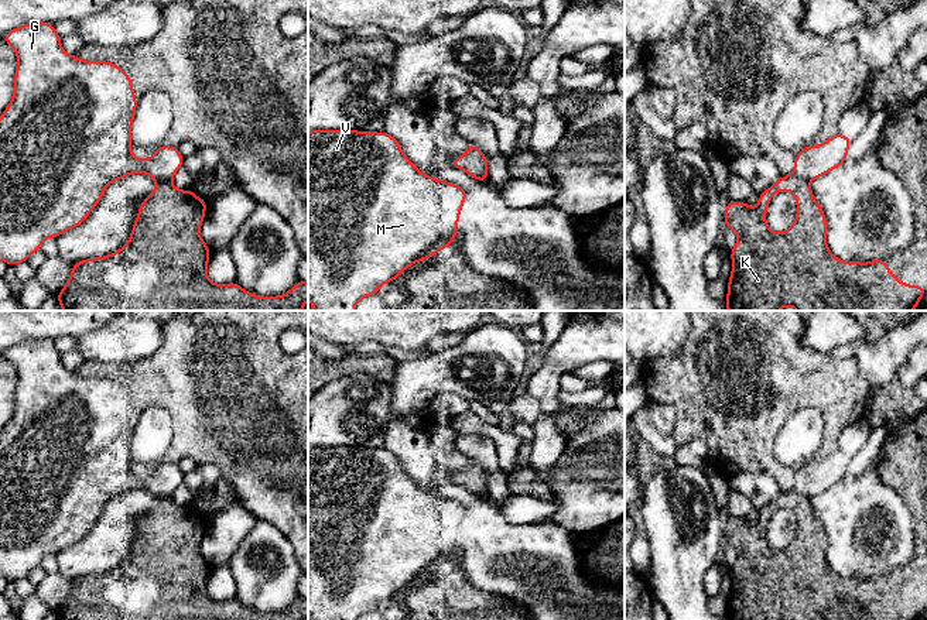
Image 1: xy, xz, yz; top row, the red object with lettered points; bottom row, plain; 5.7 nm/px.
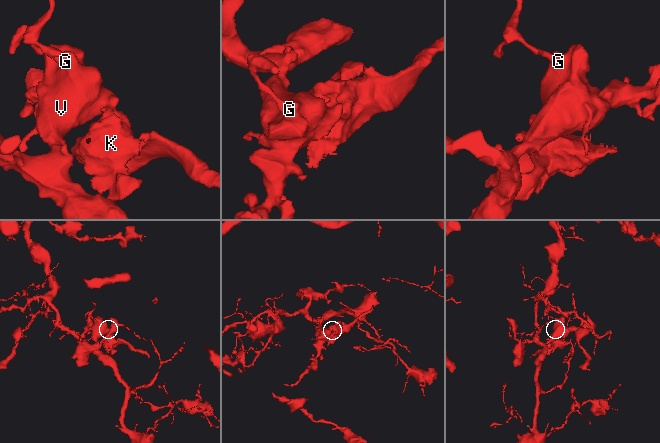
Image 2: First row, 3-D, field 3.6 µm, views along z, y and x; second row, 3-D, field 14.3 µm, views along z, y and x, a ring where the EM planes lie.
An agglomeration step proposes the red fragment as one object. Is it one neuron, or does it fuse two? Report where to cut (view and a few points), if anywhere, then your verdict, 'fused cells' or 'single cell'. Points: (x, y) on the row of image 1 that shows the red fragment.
yz (793, 173), (809, 181) | fused cells

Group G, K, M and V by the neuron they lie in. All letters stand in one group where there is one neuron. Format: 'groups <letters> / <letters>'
groups G M V / K

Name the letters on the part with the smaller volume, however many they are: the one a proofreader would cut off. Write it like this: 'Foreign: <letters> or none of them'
Foreign: K

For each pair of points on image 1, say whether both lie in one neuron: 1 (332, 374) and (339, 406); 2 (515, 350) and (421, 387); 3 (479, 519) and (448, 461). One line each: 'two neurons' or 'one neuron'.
1: two neurons
2: one neuron
3: two neurons

